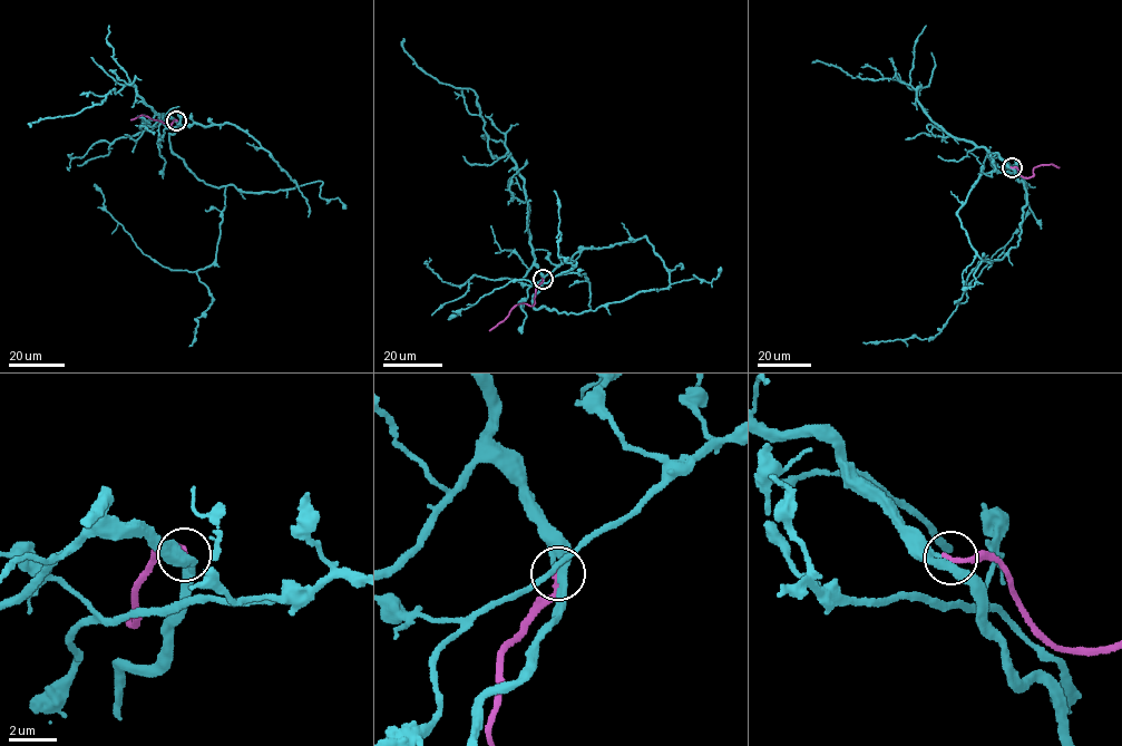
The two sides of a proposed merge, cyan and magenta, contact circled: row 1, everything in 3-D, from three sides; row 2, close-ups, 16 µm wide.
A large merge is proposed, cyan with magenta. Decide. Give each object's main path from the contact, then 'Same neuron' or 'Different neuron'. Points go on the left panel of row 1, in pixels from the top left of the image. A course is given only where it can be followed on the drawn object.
Course of cyan: (176, 120), (171, 149), (205, 183), (260, 193), (298, 186), (257, 142), (225, 123), (164, 129), (163, 177). Course of magenta: (176, 120), (171, 128), (168, 124), (143, 115), (130, 119). Same neuron

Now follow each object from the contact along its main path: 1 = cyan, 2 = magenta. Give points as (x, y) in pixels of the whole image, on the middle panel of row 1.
1: (543, 279), (533, 307), (568, 313), (670, 284), (645, 236), (584, 248), (527, 289), (522, 333)
2: (543, 279), (536, 289), (534, 303), (517, 304), (489, 331)

